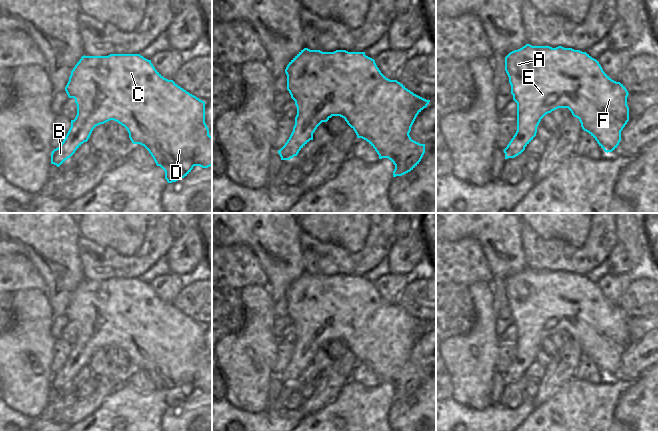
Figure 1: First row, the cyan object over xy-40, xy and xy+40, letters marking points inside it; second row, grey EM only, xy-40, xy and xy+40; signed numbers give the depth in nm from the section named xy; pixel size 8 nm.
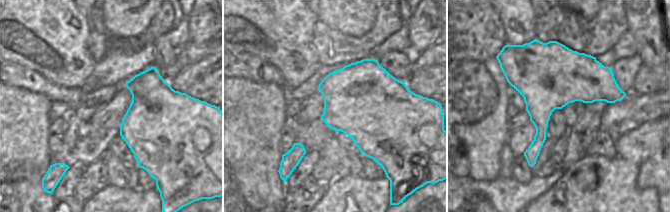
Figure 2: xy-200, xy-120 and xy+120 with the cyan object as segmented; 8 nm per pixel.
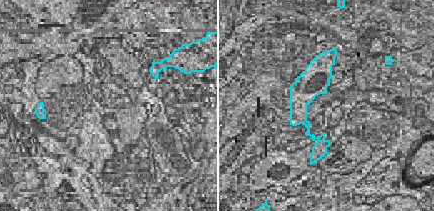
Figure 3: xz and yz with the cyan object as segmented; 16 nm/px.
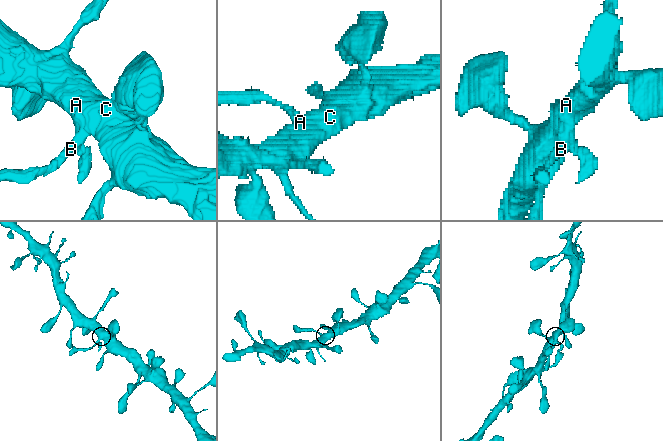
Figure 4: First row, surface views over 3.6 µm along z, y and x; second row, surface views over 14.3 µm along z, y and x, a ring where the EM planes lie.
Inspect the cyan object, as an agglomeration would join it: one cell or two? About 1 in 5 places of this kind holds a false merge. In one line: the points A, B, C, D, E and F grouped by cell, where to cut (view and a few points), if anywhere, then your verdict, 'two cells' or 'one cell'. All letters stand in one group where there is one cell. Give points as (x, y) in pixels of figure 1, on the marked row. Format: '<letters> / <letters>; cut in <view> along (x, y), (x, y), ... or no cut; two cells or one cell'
A B C D E F; no cut; one cell

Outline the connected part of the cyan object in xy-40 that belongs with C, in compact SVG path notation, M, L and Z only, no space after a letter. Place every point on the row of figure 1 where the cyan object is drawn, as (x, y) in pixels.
M140 54L84 55L71 71L65 91L69 98L75 99L77 115L71 120L71 127L61 145L52 151L51 164L59 167L88 141L96 126L114 120L127 129L133 144L140 144L149 151L156 165L165 171L168 183L184 178L194 166L212 166L212 137L205 123L205 102L178 86L173 80L164 78L151 60Z

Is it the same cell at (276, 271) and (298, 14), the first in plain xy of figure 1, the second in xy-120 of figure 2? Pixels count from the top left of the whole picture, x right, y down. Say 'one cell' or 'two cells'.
one cell

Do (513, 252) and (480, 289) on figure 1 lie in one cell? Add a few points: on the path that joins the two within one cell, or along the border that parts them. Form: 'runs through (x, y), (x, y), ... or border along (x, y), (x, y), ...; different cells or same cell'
border along (490, 284), (492, 287), (493, 307); different cells

